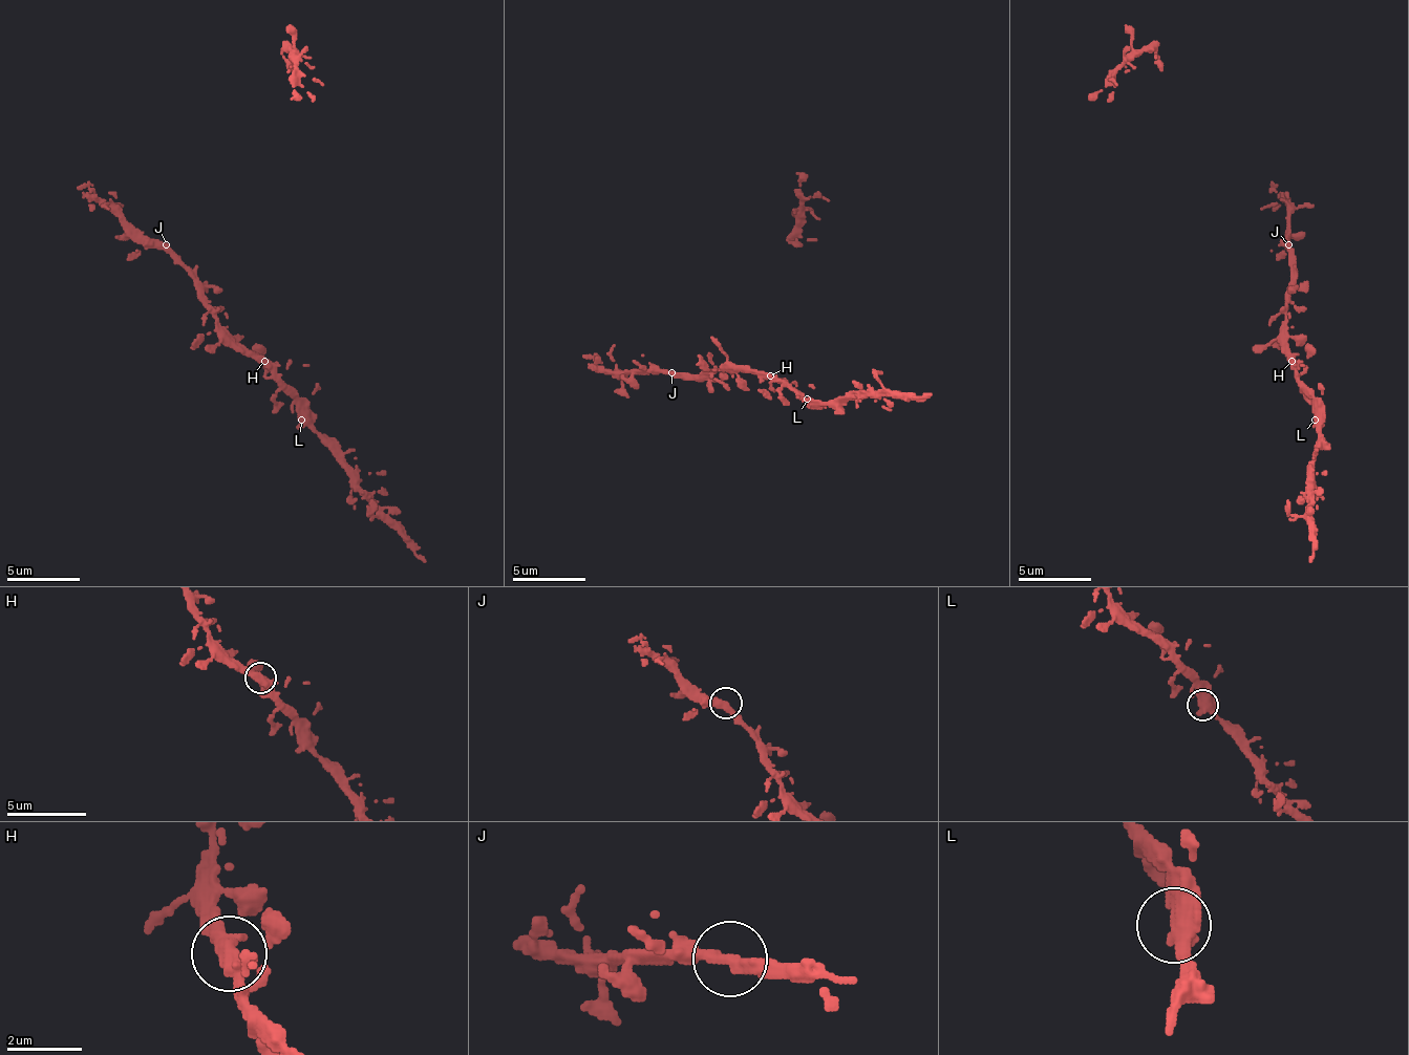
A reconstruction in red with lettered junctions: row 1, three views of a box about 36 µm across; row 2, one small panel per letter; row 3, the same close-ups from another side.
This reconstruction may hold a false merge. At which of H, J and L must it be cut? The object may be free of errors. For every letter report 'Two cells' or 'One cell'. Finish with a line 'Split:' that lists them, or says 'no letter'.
H: One cell
J: One cell
L: One cell
Split: no letter

